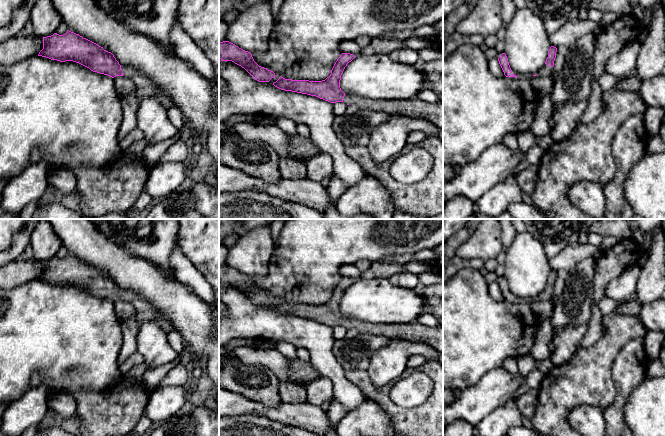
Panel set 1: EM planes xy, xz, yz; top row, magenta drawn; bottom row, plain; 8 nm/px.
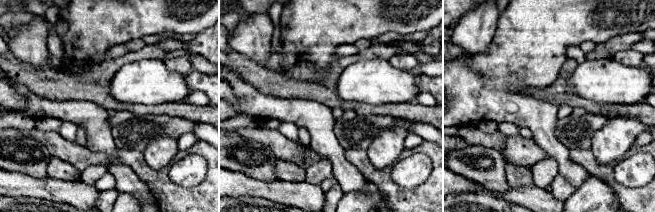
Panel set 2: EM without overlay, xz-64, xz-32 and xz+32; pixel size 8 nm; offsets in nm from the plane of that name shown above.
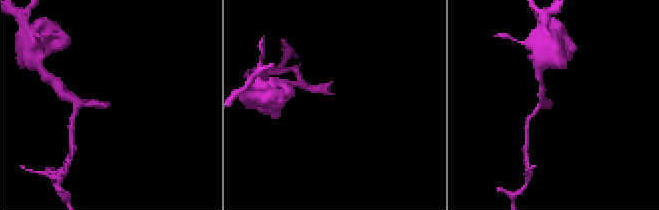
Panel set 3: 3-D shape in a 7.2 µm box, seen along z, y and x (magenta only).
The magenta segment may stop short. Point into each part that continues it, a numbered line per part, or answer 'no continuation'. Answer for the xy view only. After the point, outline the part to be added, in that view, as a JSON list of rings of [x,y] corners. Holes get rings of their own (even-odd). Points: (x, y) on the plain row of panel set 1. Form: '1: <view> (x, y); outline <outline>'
1: xy (145, 311); outline [[[121,290],[121,294],[124,301],[130,302],[136,308],[136,319],[139,325],[146,321],[153,321],[158,323],[167,333],[174,330],[174,327],[163,319],[159,311],[147,299],[135,291]]]

